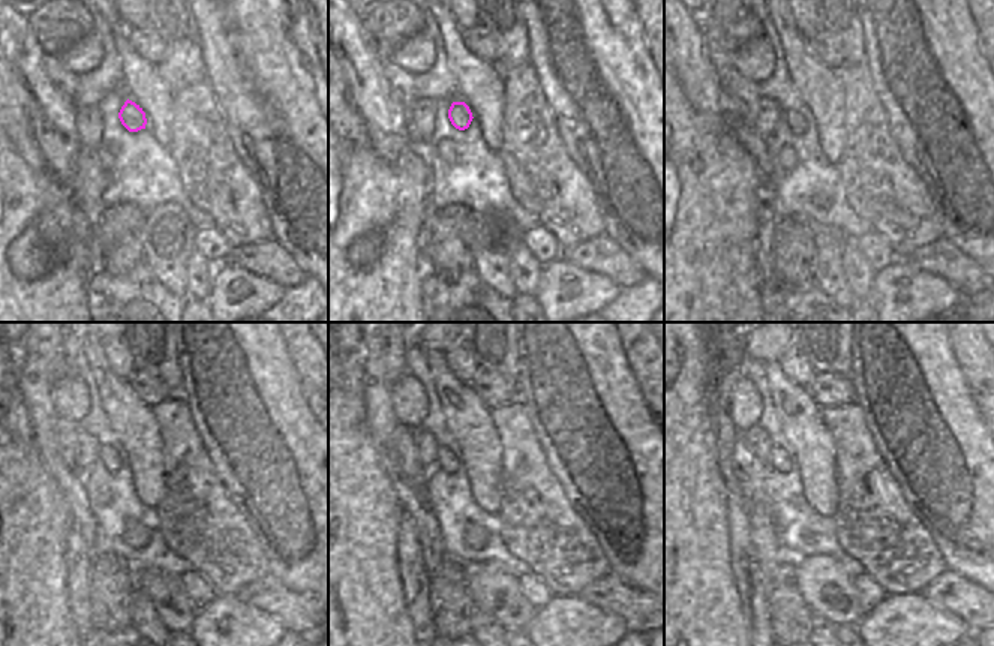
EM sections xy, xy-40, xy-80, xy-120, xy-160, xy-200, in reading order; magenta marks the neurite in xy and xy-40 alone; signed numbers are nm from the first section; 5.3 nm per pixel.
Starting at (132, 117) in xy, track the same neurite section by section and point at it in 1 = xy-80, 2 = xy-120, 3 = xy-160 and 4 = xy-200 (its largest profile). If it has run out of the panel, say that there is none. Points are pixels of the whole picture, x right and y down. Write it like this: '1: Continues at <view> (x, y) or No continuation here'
1: Continues at xy-80 (795, 119)
2: Continues at xy-120 (110, 459)
3: Continues at xy-160 (446, 459)
4: Continues at xy-200 (778, 460)

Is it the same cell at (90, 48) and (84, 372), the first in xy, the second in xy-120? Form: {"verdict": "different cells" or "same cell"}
{"verdict": "different cells"}

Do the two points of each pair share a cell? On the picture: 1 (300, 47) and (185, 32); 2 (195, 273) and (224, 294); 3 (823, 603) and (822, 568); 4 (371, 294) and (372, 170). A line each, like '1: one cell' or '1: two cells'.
1: two cells
2: two cells
3: one cell
4: one cell

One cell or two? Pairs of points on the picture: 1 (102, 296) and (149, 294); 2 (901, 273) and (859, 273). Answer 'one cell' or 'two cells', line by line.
1: one cell
2: two cells

